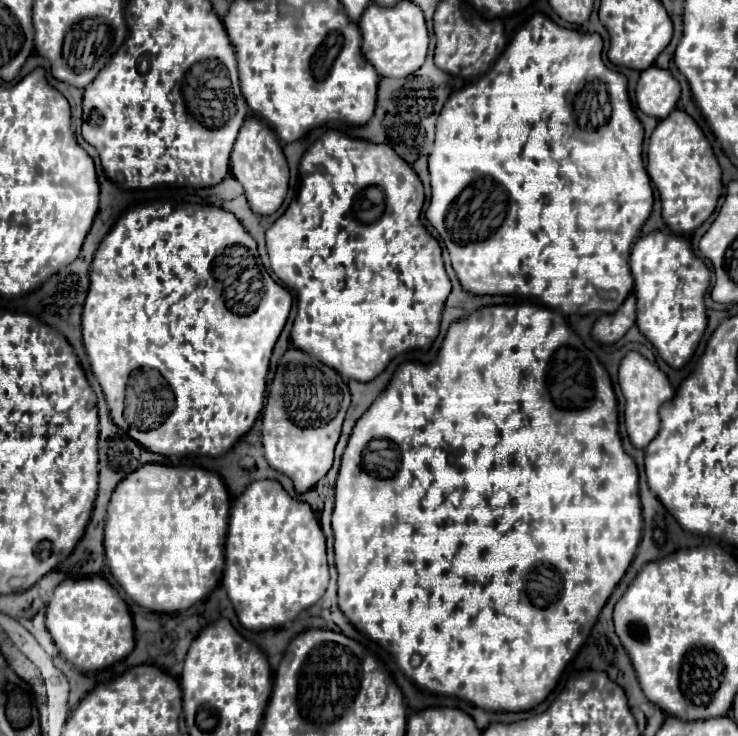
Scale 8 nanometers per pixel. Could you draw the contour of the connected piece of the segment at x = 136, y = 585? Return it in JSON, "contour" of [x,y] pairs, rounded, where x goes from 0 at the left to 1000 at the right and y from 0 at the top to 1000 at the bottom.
{"contour":[[[195,630],[152,671],[144,707],[144,761],[161,798],[206,832],[252,829],[298,791],[312,677],[293,641]]]}

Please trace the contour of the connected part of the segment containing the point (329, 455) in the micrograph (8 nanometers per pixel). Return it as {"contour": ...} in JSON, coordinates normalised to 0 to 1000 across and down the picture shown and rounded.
{"contour":[[[404,473],[388,476],[388,481],[377,492],[374,511],[366,524],[366,538],[360,543],[360,554],[355,563],[355,606],[363,630],[371,639],[385,641],[398,655],[398,666],[404,671],[425,663],[425,658],[447,639],[453,625],[453,606],[461,595],[461,582],[472,549],[474,549],[472,524],[455,503],[450,503],[447,497],[436,495],[434,489],[417,484]]]}

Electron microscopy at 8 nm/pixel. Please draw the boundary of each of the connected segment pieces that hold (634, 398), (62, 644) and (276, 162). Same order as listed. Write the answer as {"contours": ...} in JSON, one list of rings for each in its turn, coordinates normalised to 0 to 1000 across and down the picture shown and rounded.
{"contours":[[[[851,478],[840,495],[837,505],[837,519],[843,527],[843,535],[848,541],[848,557],[846,557],[846,573],[854,601],[862,609],[875,609],[878,601],[883,601],[894,584],[894,565],[892,557],[900,546],[905,546],[913,538],[913,530],[902,514],[902,508],[878,492],[870,481],[864,478]]],[[[141,785],[87,788],[76,796],[62,826],[62,853],[81,889],[108,913],[130,913],[168,897],[182,880],[182,851],[173,821]]],[[[352,160],[331,163],[331,171],[325,174],[325,182],[317,193],[312,228],[314,228],[314,239],[328,250],[341,288],[352,293],[366,293],[382,280],[390,261],[390,223],[382,198],[374,188],[374,179],[369,179],[369,174],[358,163]]]]}

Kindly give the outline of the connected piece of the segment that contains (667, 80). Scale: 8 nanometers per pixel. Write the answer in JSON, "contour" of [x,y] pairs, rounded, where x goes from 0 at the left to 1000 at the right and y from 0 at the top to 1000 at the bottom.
{"contour":[[[881,90],[867,101],[862,117],[862,139],[873,155],[897,163],[916,147],[919,133],[921,114],[905,95]]]}

